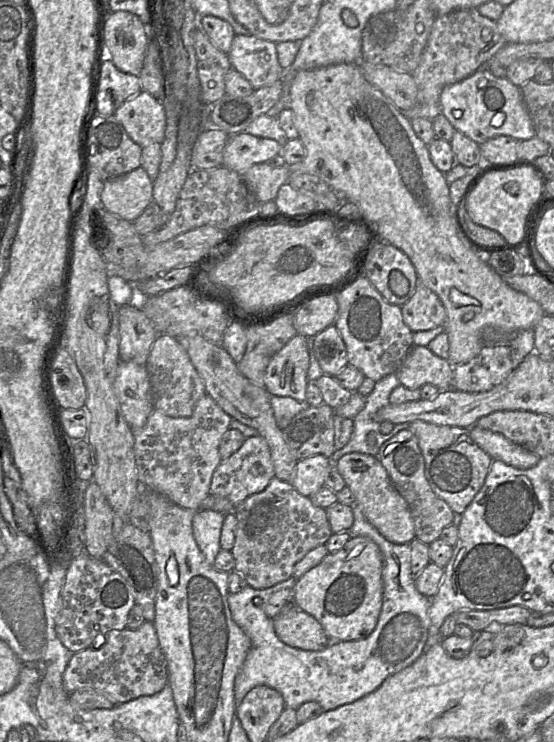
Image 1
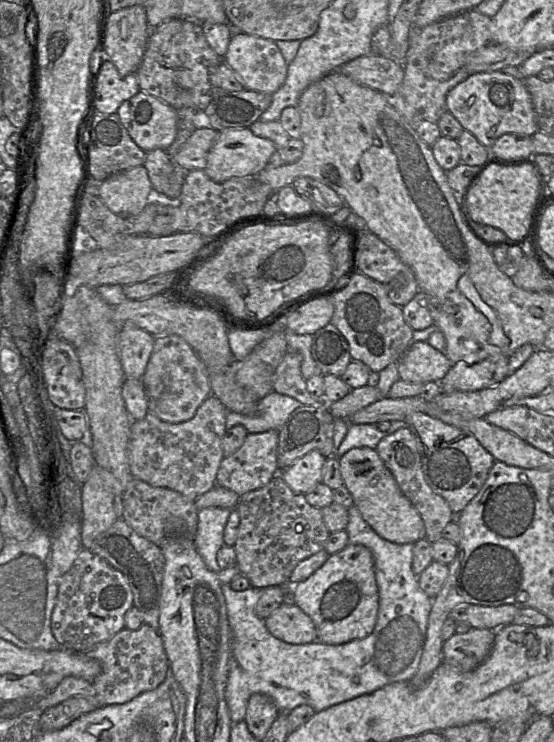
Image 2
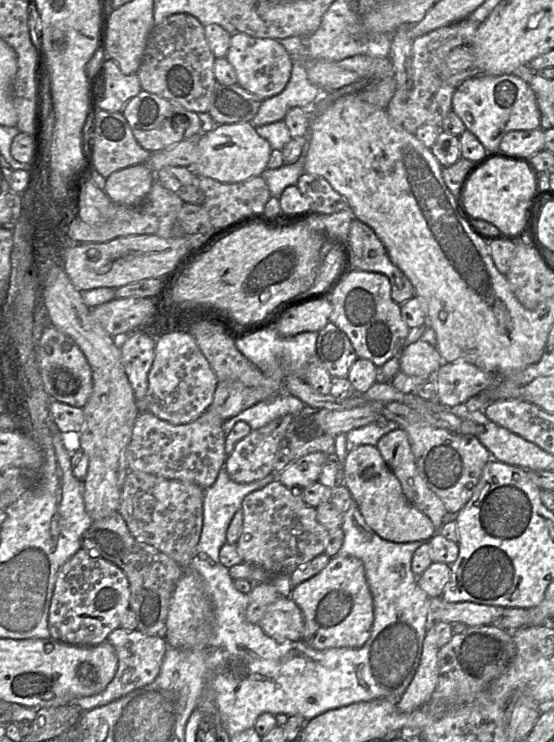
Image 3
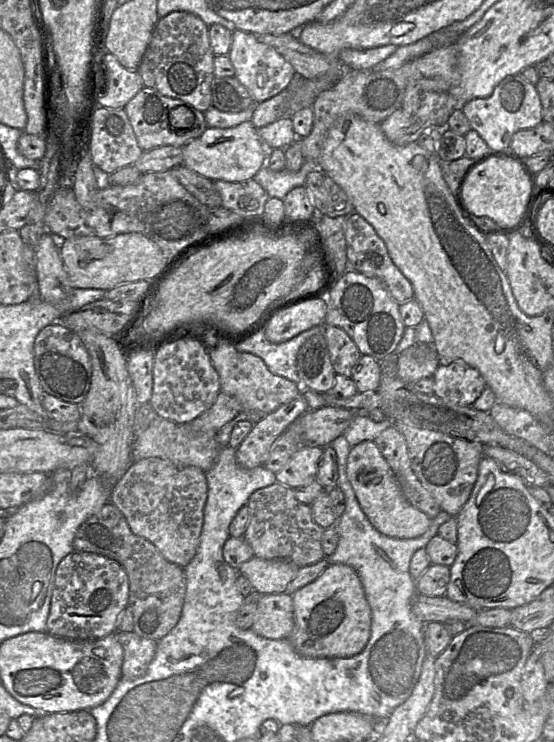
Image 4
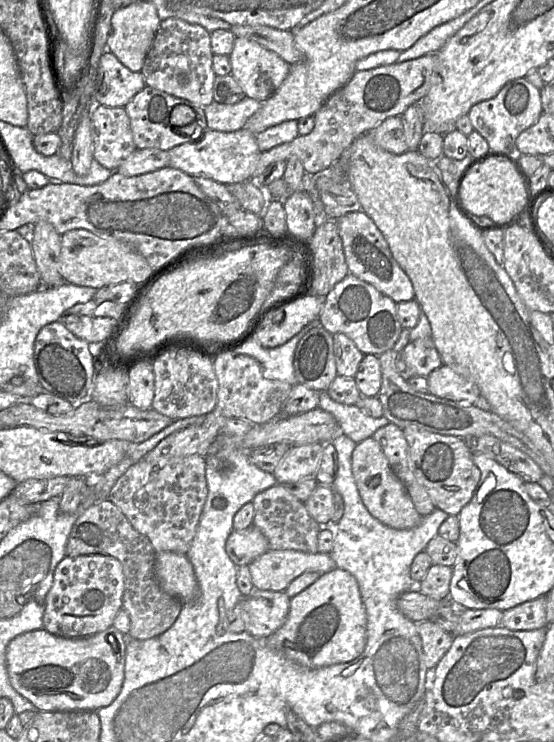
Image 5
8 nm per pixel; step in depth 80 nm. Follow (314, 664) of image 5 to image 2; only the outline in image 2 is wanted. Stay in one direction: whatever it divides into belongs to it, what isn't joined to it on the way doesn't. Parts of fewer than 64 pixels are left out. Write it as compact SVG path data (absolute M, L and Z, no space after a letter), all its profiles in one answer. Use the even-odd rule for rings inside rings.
M348 544L343 550L331 554L326 562L309 578L292 587L295 604L313 621L317 631L317 641L338 645L363 639L374 630L378 618L379 590L375 577L372 552L359 544Z

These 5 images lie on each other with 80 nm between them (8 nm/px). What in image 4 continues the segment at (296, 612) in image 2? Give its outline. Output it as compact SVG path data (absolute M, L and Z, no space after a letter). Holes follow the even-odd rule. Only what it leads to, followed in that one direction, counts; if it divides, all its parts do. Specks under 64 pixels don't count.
M286 593L261 595L251 630L268 639L288 639L294 629L292 596Z

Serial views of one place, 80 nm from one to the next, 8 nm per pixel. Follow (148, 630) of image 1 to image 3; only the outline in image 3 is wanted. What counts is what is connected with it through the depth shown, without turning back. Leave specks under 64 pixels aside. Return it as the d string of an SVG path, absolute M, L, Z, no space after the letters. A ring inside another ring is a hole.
M120 627L115 629L108 636L107 640L114 647L116 652L118 660L117 671L114 678L102 692L96 695L79 698L74 702L84 710L107 705L135 689L152 683L159 675L167 651L167 642L164 638L149 636L139 630L127 631Z

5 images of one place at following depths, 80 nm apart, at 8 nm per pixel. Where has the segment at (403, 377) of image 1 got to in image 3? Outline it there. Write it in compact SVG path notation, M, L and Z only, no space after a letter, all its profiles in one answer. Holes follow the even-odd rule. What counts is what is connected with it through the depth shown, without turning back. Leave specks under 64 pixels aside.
M418 340L399 353L400 371L411 376L432 378L444 363L436 347Z

